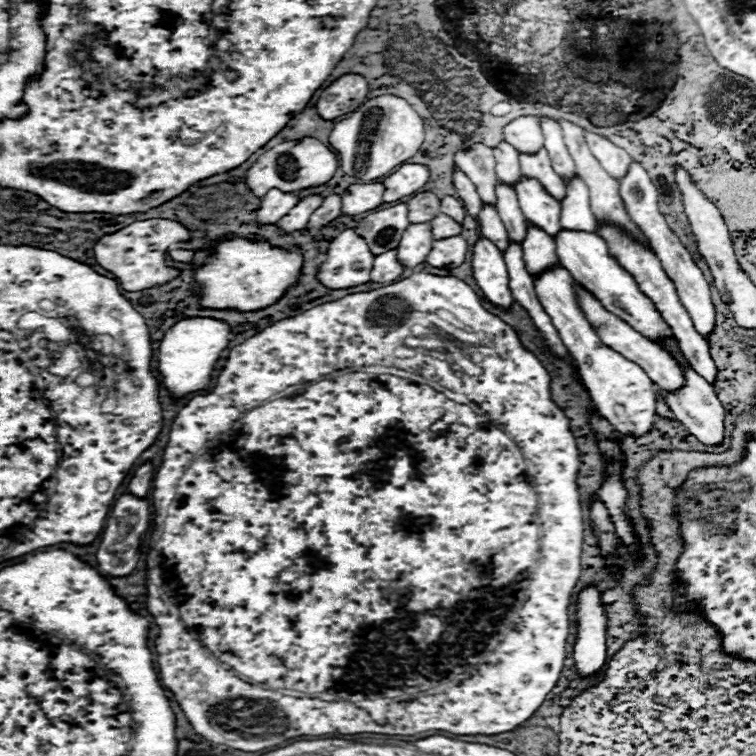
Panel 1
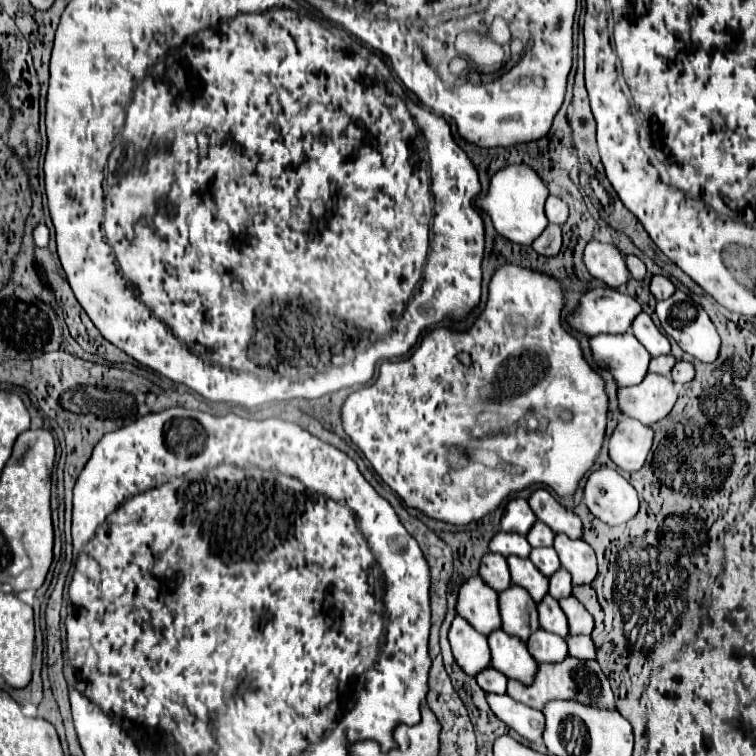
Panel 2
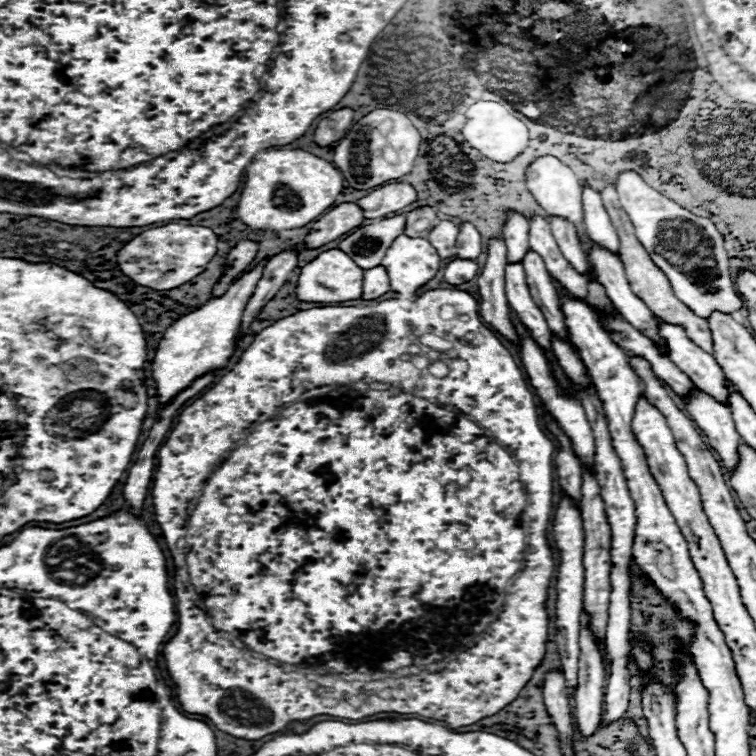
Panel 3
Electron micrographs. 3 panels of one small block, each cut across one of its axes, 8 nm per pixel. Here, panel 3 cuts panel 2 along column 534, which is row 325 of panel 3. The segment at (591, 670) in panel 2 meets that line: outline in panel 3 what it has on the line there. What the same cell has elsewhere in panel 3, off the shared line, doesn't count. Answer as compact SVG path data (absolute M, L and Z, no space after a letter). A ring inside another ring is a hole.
M608 186L606 190L600 192L602 194L602 202L606 206L606 212L610 214L610 220L614 222L614 228L618 230L618 238L622 242L622 250L620 250L620 260L624 264L624 270L626 270L626 276L628 276L628 282L630 282L630 288L634 290L634 294L638 294L638 298L642 298L646 302L646 306L650 306L650 310L662 320L662 322L668 322L668 324L674 324L674 326L682 326L684 332L688 334L688 338L696 344L696 346L702 346L702 350L706 352L714 352L714 342L712 342L712 332L710 332L710 326L706 320L698 318L686 304L678 302L678 298L674 296L672 292L672 286L666 278L666 274L662 274L662 270L658 270L658 266L654 266L654 262L650 260L648 252L644 250L644 246L638 242L636 234L634 234L634 228L632 228L632 222L628 218L628 214L622 210L620 206L620 200L618 200L618 194L612 186Z

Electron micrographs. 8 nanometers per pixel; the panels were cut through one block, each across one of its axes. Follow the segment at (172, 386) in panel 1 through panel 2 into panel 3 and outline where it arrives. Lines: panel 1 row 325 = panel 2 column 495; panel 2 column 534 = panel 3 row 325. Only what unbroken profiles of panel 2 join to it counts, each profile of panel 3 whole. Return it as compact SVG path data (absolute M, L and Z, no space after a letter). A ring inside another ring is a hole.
M260 264L254 270L242 274L242 278L238 278L222 298L206 302L202 308L182 316L166 330L164 338L158 344L152 366L160 394L160 408L166 406L166 402L170 402L174 394L182 392L182 388L186 388L194 378L198 378L198 374L206 374L210 370L222 370L228 364L230 356L234 354L234 338L240 328L242 310L246 308L246 302L250 300L250 294L258 284L264 266L266 264Z

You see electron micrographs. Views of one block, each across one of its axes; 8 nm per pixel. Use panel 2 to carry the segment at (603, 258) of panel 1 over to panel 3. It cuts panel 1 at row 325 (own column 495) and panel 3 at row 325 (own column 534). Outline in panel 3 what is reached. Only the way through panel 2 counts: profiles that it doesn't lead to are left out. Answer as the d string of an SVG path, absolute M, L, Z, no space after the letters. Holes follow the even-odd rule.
M660 322L662 326L662 338L666 338L670 346L668 358L692 378L692 382L706 394L710 394L714 400L728 406L728 388L726 388L726 376L724 370L718 366L712 354L704 352L700 346L696 346L690 338L686 338L686 332L680 330L680 326L670 326Z

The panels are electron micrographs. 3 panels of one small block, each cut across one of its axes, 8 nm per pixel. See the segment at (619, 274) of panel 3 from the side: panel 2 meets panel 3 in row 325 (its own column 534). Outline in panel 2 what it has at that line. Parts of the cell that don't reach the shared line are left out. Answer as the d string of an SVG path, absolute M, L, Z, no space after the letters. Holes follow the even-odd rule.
M538 628L536 632L530 634L530 638L526 640L526 646L528 646L530 654L534 656L534 660L538 660L538 662L558 662L568 656L564 638L560 638L558 634L550 634L542 628Z

